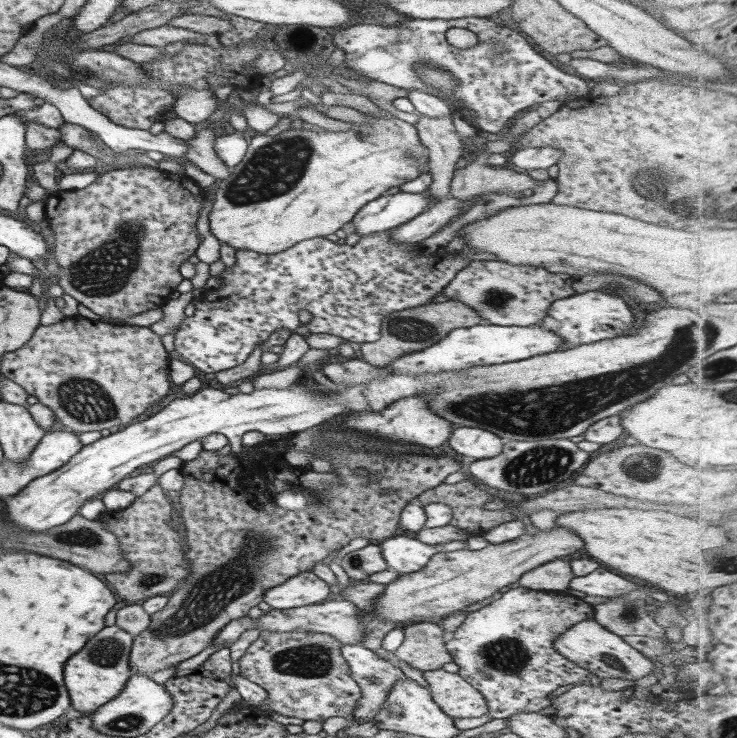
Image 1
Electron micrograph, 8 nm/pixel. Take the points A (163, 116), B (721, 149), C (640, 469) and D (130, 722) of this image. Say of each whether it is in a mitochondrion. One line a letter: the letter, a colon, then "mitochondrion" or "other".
A: other
B: other
C: mitochondrion
D: mitochondrion

